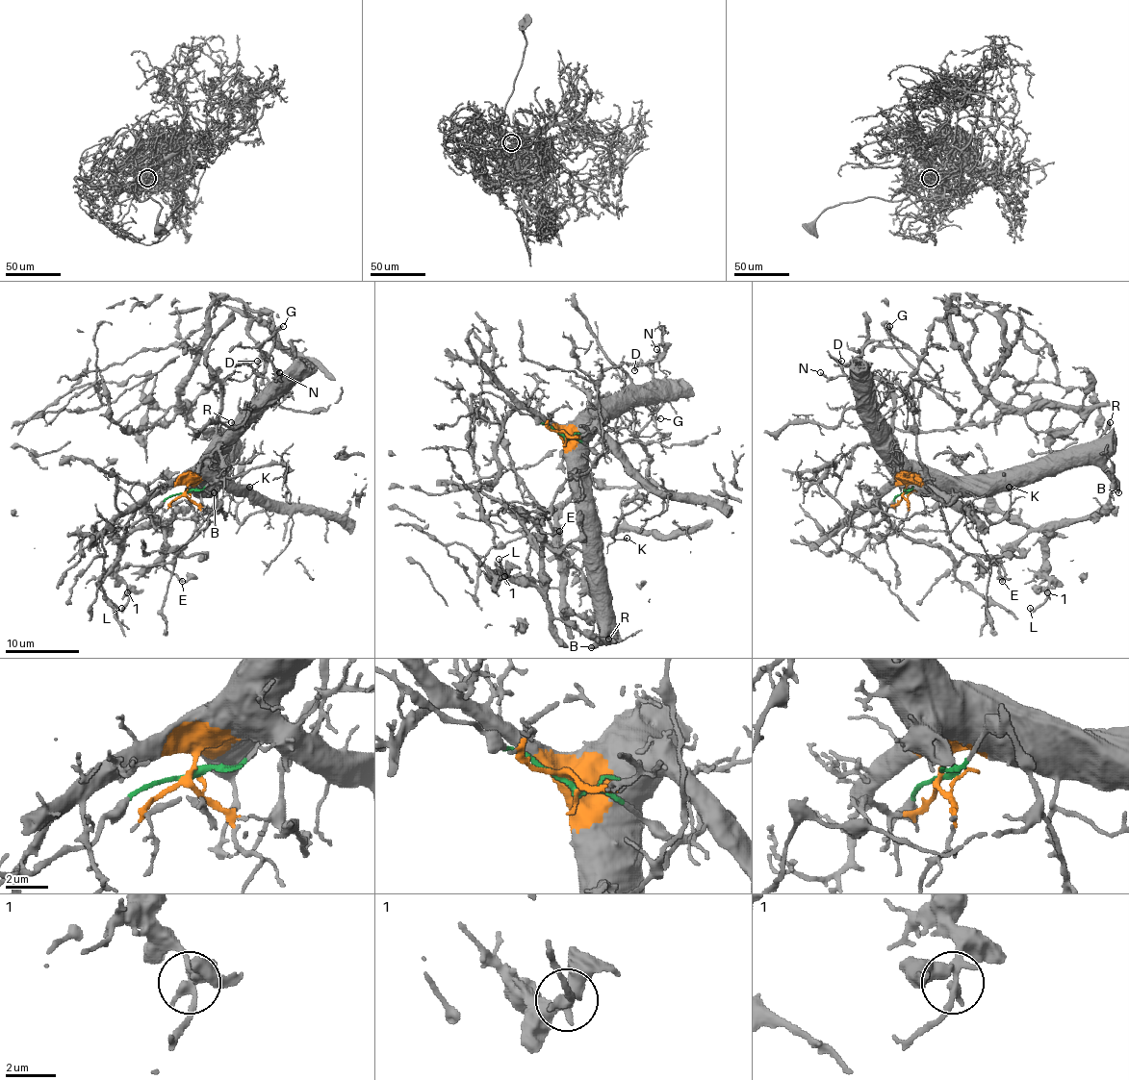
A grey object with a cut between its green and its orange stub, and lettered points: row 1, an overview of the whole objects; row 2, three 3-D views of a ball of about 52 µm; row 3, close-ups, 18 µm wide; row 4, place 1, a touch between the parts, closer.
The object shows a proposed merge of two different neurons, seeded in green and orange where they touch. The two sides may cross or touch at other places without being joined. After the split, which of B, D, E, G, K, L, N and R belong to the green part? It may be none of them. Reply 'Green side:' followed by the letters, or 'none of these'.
Green side: G

